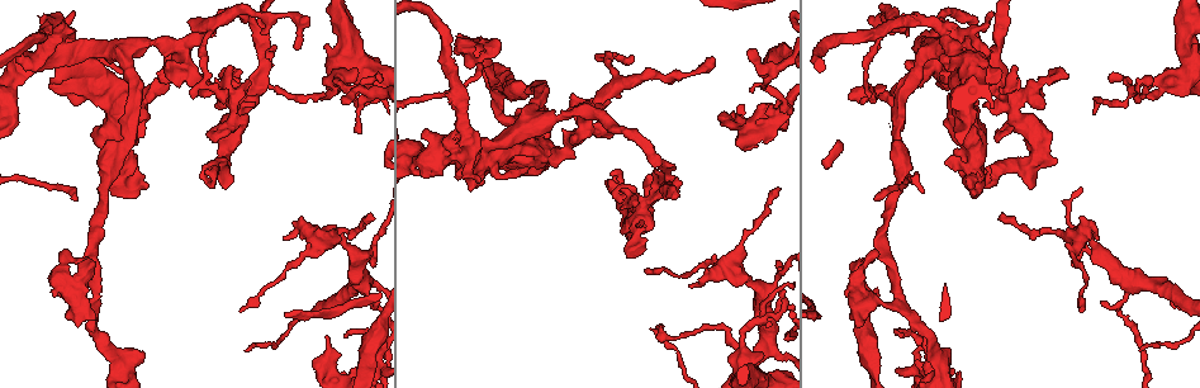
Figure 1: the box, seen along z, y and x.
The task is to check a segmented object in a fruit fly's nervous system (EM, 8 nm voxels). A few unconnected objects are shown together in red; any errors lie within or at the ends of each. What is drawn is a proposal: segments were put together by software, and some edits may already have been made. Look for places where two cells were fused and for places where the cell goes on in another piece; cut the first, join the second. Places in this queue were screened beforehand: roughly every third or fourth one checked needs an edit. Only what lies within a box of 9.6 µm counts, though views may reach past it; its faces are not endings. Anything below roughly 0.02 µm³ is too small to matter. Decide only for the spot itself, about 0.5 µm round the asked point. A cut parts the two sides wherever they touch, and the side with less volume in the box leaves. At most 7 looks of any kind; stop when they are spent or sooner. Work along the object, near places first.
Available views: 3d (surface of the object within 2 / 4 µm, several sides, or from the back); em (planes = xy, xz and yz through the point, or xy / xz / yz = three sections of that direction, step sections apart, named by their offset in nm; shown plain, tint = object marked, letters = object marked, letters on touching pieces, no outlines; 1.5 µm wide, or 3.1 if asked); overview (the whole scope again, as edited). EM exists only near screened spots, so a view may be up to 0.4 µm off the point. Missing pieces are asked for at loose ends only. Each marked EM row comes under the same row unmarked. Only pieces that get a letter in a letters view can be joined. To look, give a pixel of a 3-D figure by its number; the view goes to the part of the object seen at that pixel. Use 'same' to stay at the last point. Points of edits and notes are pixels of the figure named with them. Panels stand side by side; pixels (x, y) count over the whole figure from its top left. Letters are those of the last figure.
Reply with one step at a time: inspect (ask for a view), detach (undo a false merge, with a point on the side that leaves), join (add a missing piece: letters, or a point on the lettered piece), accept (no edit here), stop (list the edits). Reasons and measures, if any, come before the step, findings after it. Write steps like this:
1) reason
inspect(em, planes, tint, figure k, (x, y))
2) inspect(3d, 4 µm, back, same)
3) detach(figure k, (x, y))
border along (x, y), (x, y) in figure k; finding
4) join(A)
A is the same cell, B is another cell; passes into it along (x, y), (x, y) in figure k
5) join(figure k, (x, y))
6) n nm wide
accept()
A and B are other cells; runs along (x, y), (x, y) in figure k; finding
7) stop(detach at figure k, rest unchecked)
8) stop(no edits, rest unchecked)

sharp bend
inspect(3d, 2 µm, figure 1, (558, 155))

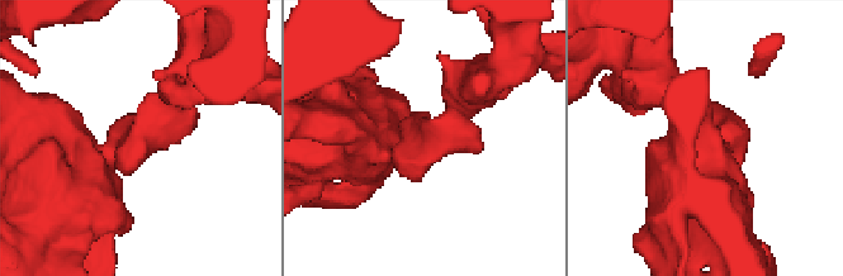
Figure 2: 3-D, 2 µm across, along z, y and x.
3 arms; arms of 220, 240, 320 nm; now the EM
inspect(em, planes, tint, figure 2, (419, 139))

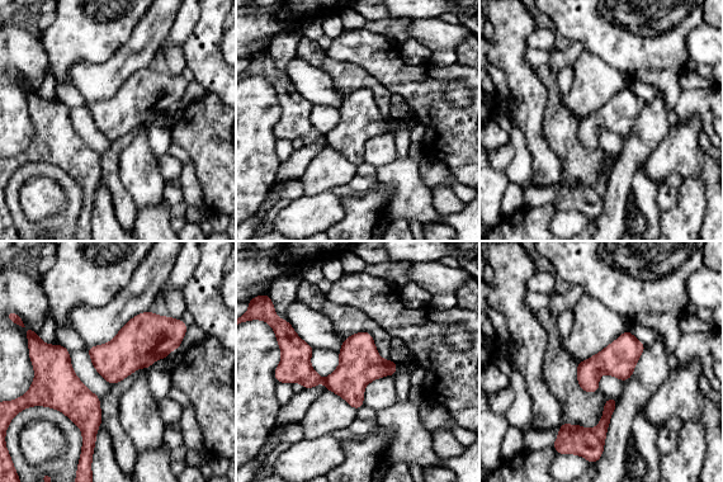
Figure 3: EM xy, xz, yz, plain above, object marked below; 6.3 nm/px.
see the neighbours
inspect(em, planes, letters, same)

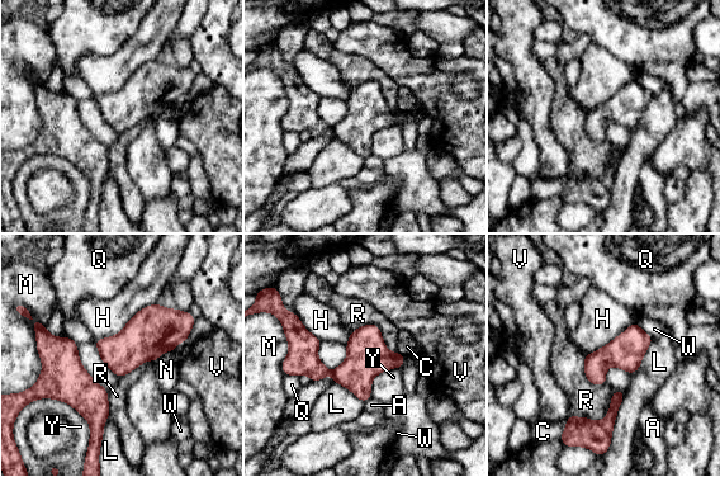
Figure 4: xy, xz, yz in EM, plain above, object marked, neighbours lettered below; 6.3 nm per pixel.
detach(figure 4, (302, 358))
A, C, H, L, M, N, Q, R, V, W and Y are other cells; the part that leaves runs along (48, 338), (100, 428) in figure 4; a second cell is stuck on

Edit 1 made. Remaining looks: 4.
branch stops here
inspect(3d, 2 µm, figure 1, (879, 45))

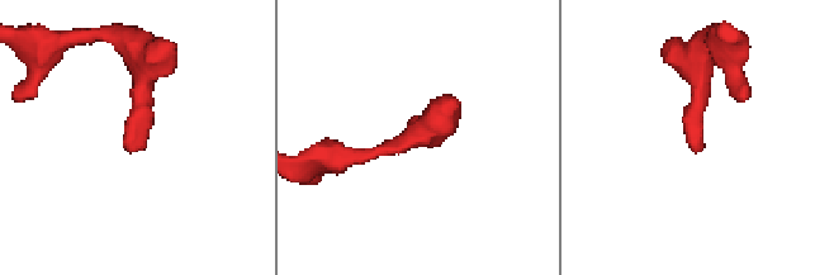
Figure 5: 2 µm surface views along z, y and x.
shape alone is not enough
inspect(em, planes, letters, figure 5, (131, 149))

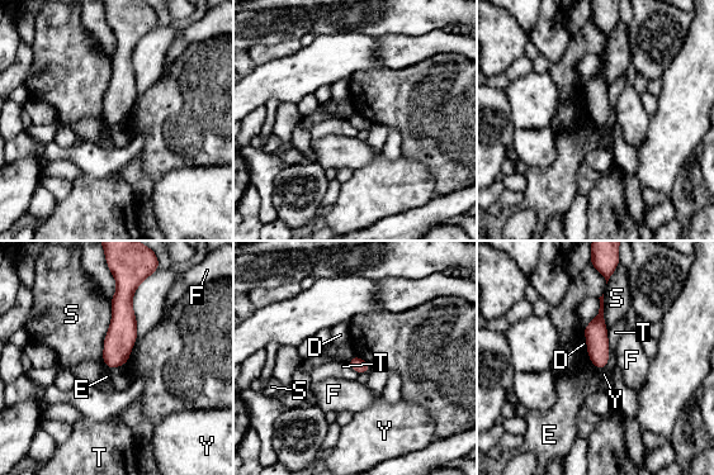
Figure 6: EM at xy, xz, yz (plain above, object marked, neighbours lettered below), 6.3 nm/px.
accept()
D, E, F, S, T and Y are other cells; runs along (126, 288), (122, 335), (110, 364) in figure 6; none of them fits

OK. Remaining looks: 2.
an open end
inspect(em, xz, step 4, tint, figure 1, (206, 180))

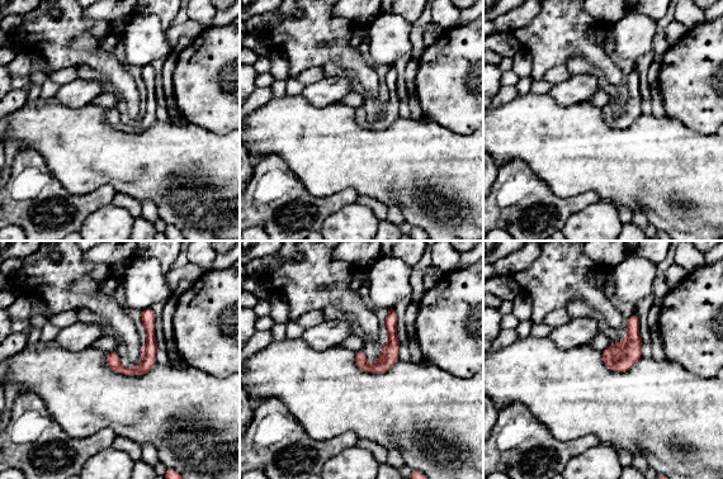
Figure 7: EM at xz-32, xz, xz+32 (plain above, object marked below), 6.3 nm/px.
inspect(em, planes, letters, same)

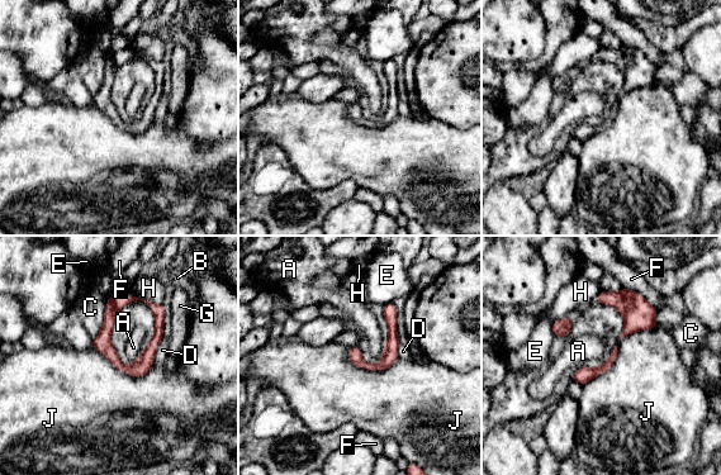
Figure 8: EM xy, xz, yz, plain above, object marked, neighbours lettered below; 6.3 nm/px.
accept()
A, B, C, D, E, F, G, H and J are other cells; border along (93, 346), (134, 376), (153, 364) in figure 8; none of them fits

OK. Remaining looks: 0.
stop(detach at figure 4, rest unchecked)

